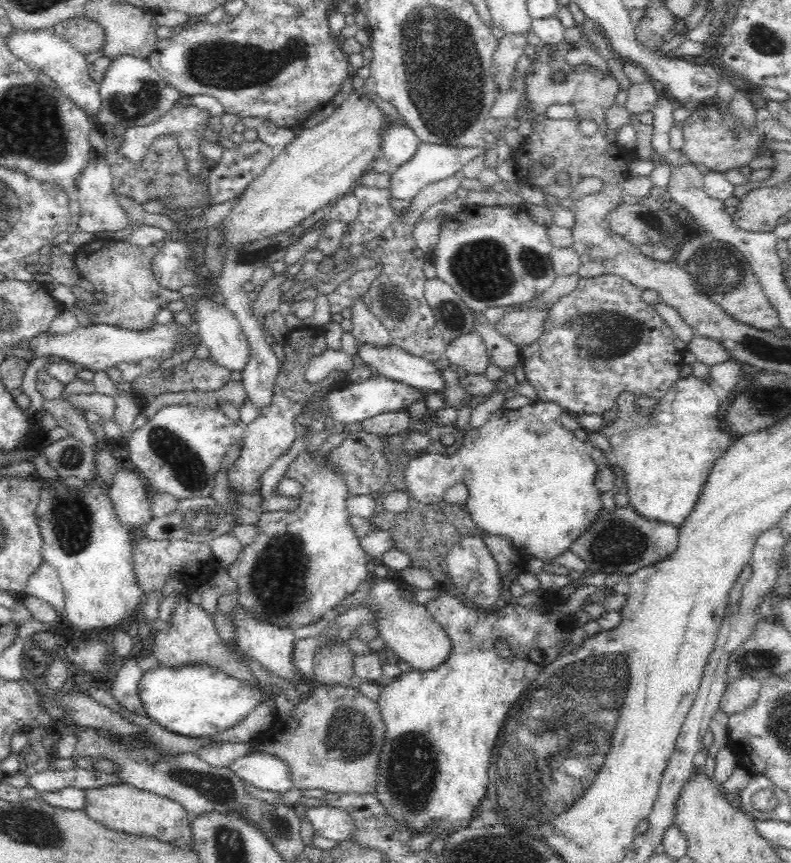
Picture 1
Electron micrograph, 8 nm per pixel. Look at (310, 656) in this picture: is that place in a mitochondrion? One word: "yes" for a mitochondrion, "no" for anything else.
no

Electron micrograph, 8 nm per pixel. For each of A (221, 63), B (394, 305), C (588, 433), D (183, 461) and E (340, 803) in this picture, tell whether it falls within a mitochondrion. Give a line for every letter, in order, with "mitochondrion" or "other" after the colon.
A: mitochondrion
B: mitochondrion
C: other
D: mitochondrion
E: other

